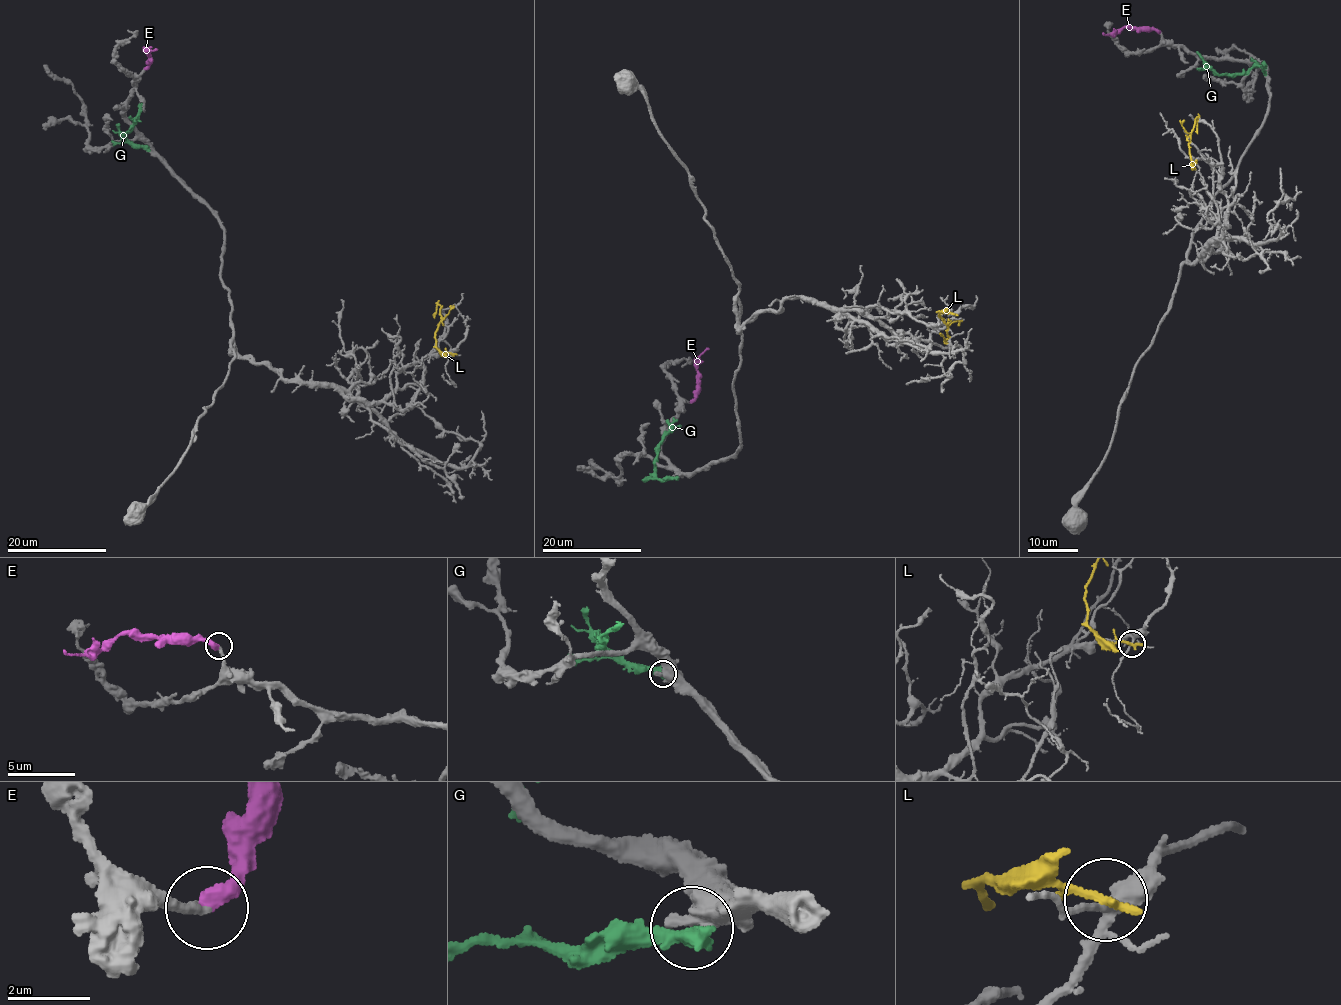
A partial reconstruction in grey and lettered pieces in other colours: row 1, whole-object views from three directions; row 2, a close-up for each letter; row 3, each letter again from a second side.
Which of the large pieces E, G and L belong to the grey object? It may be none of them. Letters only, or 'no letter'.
E

